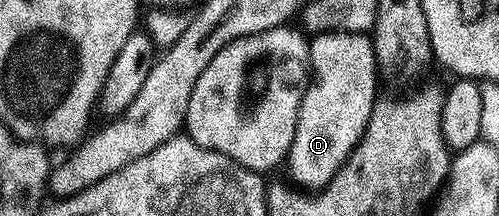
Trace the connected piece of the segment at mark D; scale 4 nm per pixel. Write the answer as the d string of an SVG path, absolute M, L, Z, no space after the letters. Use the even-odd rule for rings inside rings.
M318 33L309 41L311 80L299 107L295 139L287 158L288 180L306 190L324 189L353 153L371 119L377 93L377 60L372 36L363 33Z

